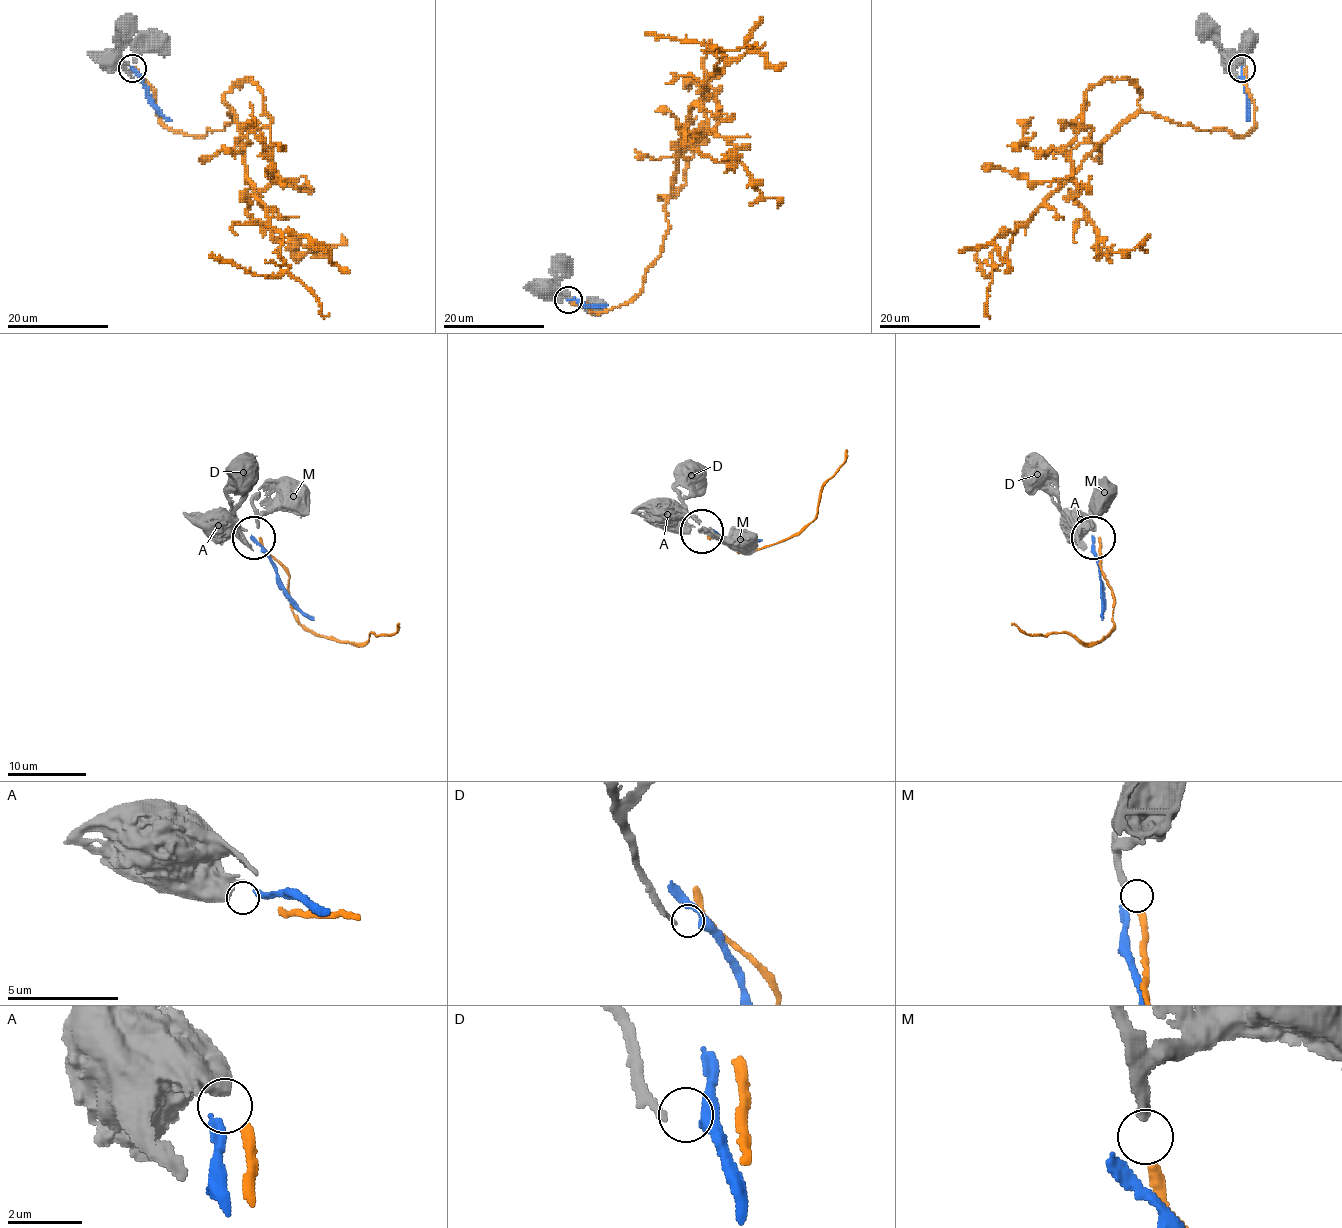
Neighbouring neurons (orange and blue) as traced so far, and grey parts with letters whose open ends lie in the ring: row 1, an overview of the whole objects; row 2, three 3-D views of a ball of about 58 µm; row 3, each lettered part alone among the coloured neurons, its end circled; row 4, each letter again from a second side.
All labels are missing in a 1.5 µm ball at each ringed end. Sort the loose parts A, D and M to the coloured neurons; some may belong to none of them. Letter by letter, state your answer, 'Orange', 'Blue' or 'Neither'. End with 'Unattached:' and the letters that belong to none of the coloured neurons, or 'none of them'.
A: Blue
D: Neither
M: Orange
Unattached: D

